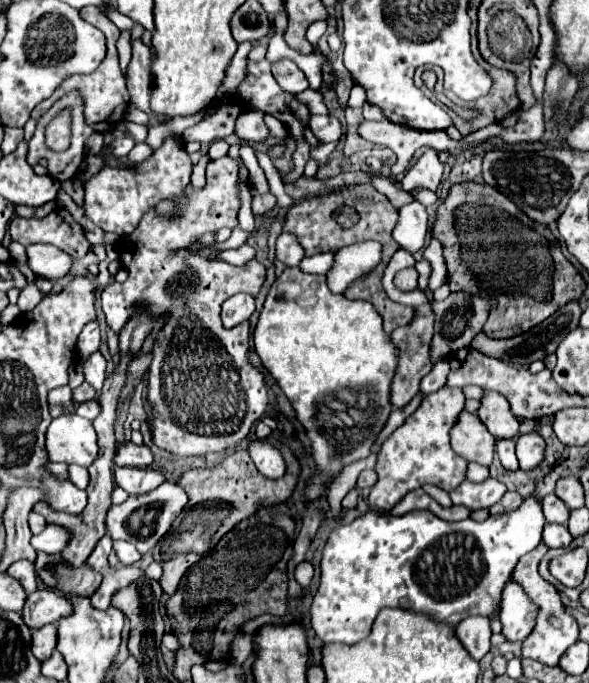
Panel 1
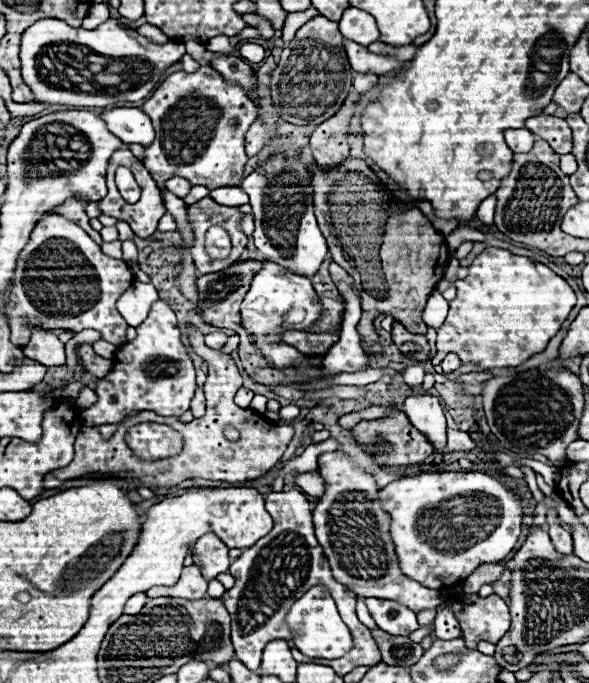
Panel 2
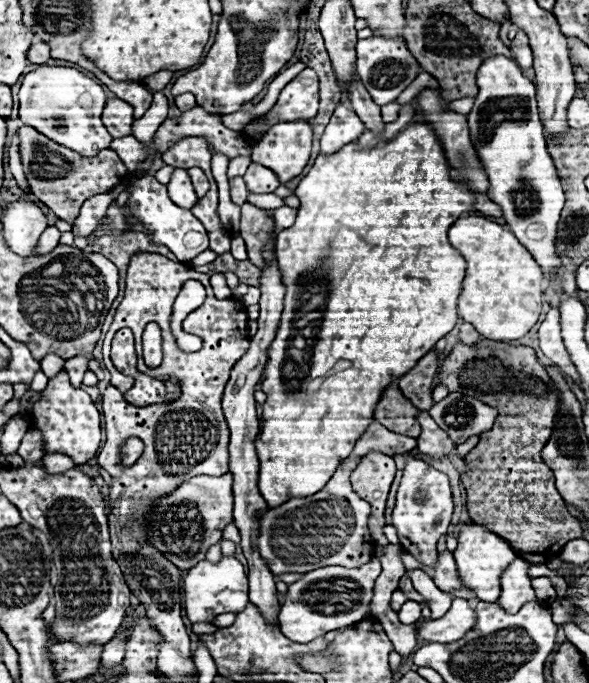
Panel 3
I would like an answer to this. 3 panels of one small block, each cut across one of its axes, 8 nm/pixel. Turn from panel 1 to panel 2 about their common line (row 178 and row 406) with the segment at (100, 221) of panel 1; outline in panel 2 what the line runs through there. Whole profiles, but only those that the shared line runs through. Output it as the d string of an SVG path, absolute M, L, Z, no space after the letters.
M156 300L148 318L136 326L136 338L124 342L116 350L110 374L98 380L94 390L98 400L80 414L82 424L92 428L116 424L132 410L152 410L162 416L182 416L186 410L190 410L196 384L194 380L194 364L186 352L186 346L182 344L176 314L168 302Z

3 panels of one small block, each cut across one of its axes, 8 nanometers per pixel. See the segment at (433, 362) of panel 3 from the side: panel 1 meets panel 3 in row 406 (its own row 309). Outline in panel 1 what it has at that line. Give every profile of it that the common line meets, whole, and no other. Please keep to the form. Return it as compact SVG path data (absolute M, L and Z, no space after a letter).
M430 304L416 308L416 318L412 324L402 326L390 334L392 344L398 348L398 366L396 374L390 384L390 402L394 408L406 406L420 390L420 380L432 370L432 360L430 360L430 342L434 336L434 312Z

